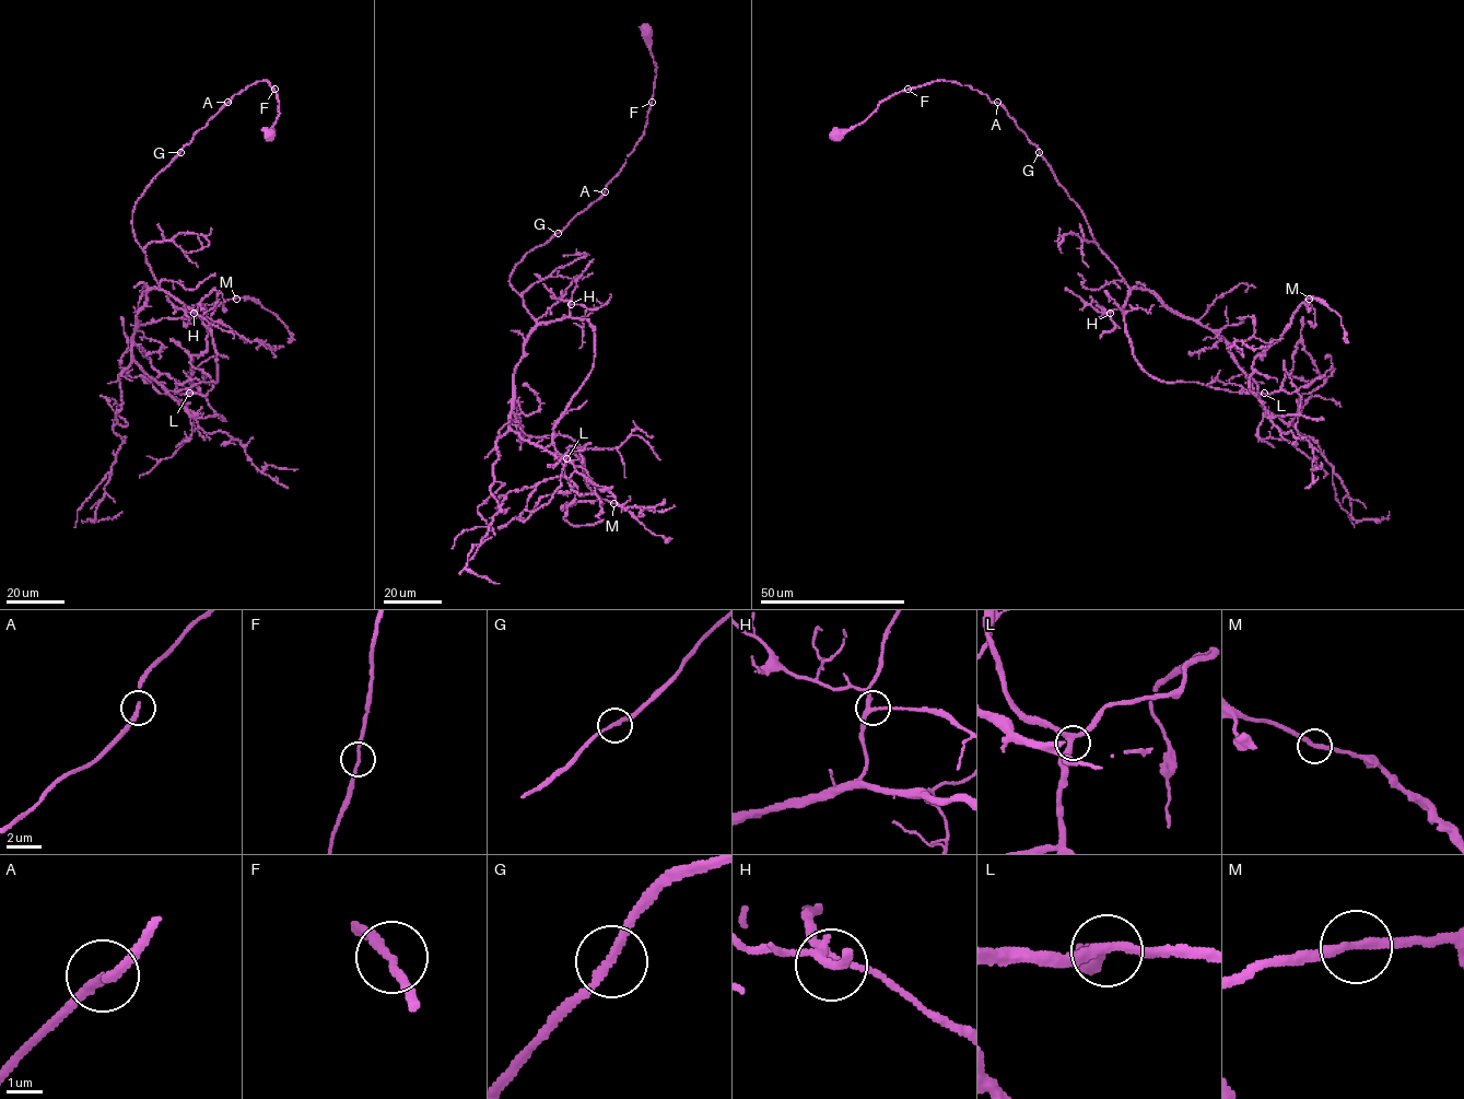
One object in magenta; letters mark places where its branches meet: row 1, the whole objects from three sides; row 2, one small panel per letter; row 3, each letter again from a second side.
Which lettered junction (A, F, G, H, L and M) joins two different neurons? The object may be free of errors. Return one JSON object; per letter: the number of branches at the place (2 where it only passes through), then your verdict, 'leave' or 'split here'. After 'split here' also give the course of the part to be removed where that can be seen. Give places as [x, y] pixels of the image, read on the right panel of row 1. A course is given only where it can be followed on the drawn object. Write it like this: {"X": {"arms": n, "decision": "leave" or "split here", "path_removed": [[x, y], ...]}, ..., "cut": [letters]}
{"A": {"arms": 2, "decision": "leave"}, "F": {"arms": 2, "decision": "leave"}, "G": {"arms": 2, "decision": "leave"}, "H": {"arms": 3, "decision": "leave"}, "L": {"arms": 3, "decision": "leave"}, "M": {"arms": 2, "decision": "leave"}, "cut": []}

